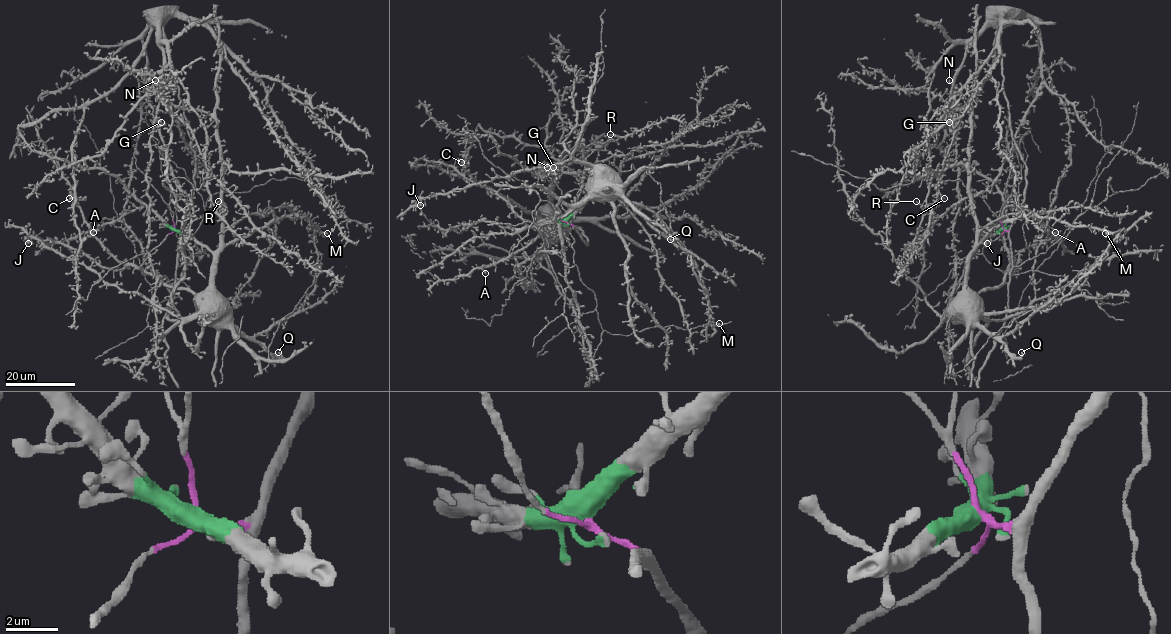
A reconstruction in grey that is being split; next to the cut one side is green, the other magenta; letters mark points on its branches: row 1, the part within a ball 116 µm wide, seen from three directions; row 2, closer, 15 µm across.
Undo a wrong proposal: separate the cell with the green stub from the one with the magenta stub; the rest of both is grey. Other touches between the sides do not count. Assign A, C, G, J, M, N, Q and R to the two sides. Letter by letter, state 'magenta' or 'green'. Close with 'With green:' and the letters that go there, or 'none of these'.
A: green
C: magenta
G: magenta
J: green
M: green
N: magenta
Q: green
R: magenta
With green: A, J, M, Q

